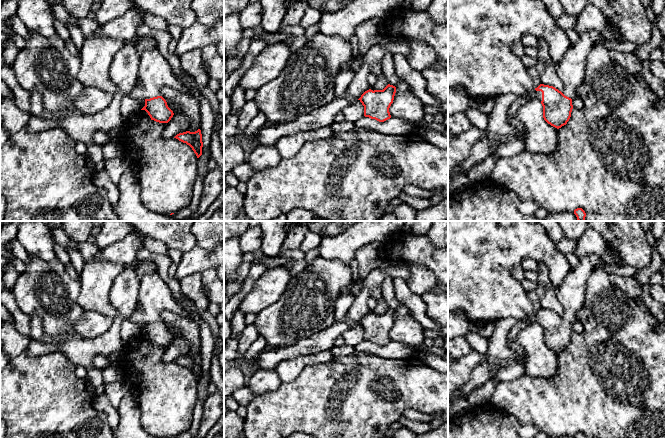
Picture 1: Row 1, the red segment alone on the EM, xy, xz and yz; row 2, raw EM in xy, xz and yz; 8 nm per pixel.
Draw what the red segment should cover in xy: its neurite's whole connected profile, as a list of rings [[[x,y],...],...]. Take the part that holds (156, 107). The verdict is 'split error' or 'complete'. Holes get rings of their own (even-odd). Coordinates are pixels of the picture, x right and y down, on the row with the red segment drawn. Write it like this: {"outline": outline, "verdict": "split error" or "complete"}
{"outline": [[[158,48],[143,51],[140,55],[137,83],[128,96],[133,99],[144,99],[145,110],[151,120],[168,123],[173,117],[173,111],[161,96],[162,89],[170,87],[195,96],[191,89],[182,85],[174,76],[167,59]]], "verdict": "split error"}

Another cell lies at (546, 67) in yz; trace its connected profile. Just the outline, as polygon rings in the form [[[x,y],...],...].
[[[539,38],[537,48],[538,55],[535,57],[535,67],[538,71],[541,84],[553,86],[562,92],[564,85],[556,73],[557,65],[551,57],[547,41],[544,38]]]

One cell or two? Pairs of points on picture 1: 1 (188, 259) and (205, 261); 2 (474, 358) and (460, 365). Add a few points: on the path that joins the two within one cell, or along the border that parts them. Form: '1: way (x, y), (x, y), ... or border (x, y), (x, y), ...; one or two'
1: way (192, 260), (201, 260); one
2: way (471, 360), (463, 365); one

